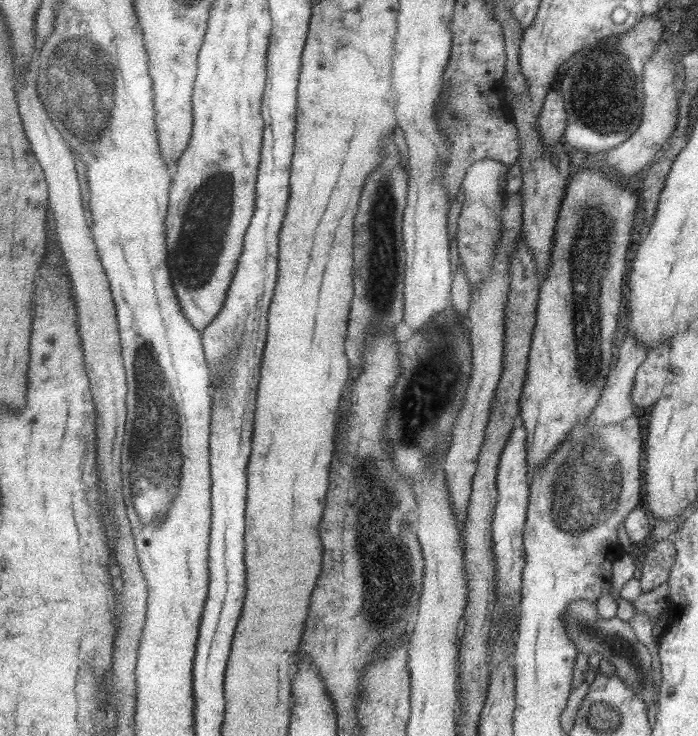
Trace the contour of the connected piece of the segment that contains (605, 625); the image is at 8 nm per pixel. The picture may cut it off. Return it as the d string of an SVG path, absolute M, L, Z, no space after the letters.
M574 600L564 610L564 616L560 619L566 621L568 637L576 643L578 653L586 653L588 658L594 653L599 653L602 659L608 659L614 663L615 674L622 677L624 683L628 683L632 691L646 701L648 708L655 701L659 704L659 694L654 687L650 650L638 640L628 621L620 620L617 616L600 616L596 603L588 602L588 600Z

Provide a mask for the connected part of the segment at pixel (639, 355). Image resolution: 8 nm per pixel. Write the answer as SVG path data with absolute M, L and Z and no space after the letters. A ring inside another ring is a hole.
M632 333L627 334L618 352L618 361L614 364L606 387L598 396L596 408L592 412L596 424L618 424L634 414L634 403L630 394L635 384L636 370L644 362L648 352L644 343L640 343Z

